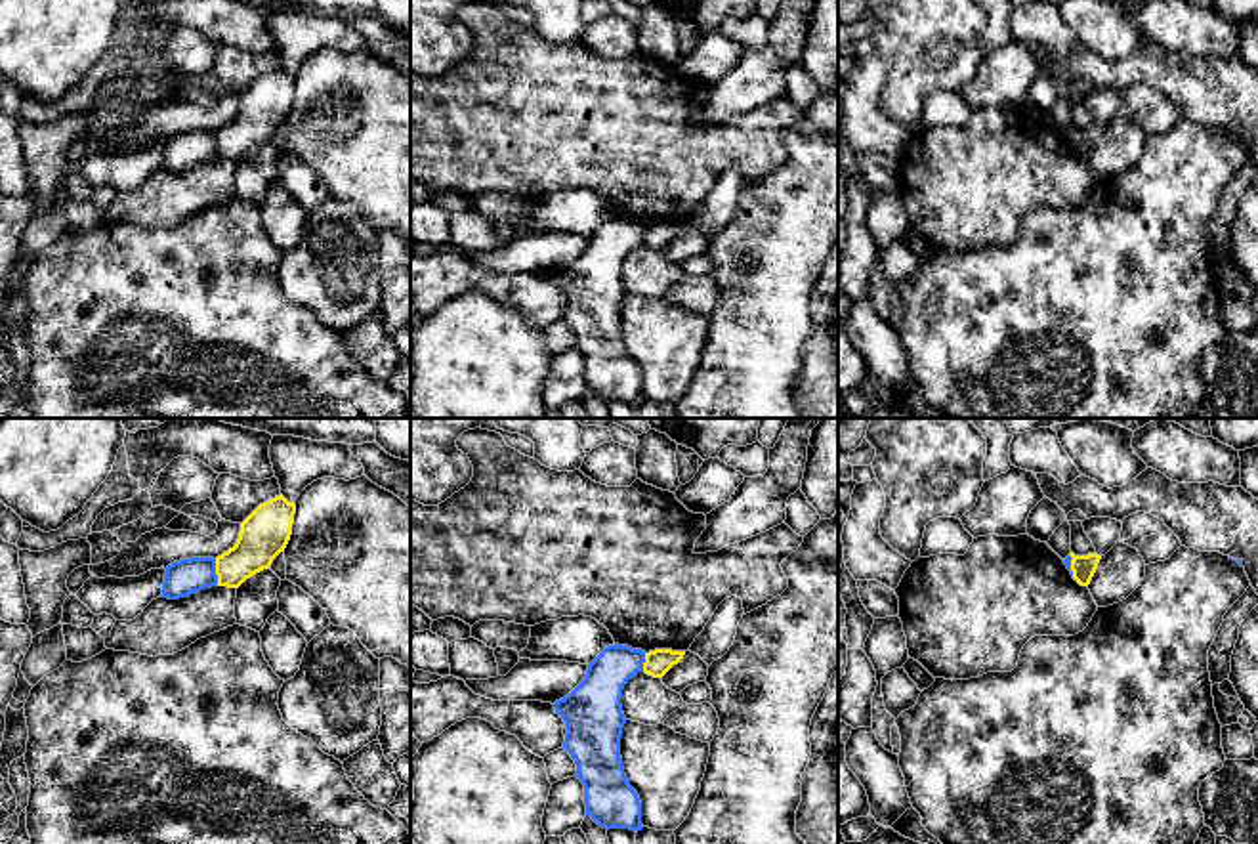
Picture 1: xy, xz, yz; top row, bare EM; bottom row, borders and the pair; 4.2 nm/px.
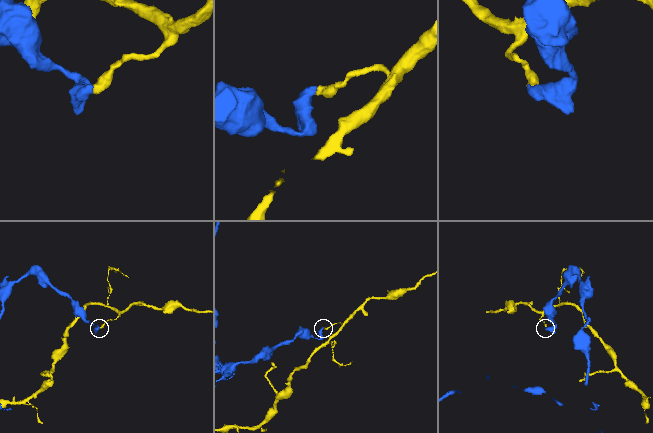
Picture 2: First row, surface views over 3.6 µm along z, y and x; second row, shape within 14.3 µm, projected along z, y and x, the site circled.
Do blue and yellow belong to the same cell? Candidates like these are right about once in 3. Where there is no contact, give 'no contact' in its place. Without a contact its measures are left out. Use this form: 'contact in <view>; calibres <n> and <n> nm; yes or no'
contact in xy; calibres 150 and 200 nm; no

